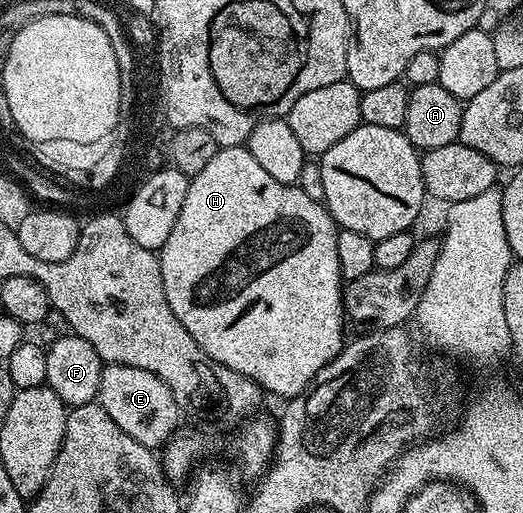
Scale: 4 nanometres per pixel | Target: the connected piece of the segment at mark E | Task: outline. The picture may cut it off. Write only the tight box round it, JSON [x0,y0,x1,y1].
[96,362,179,448]

